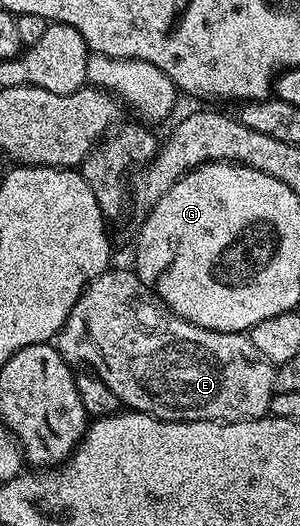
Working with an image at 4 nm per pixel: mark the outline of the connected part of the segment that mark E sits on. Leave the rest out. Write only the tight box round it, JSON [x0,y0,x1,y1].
[55,266,275,422]

